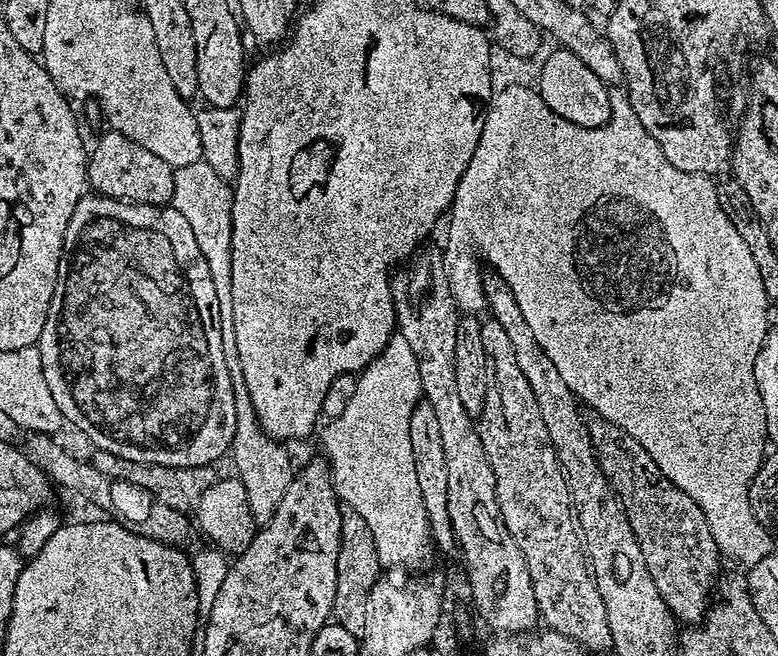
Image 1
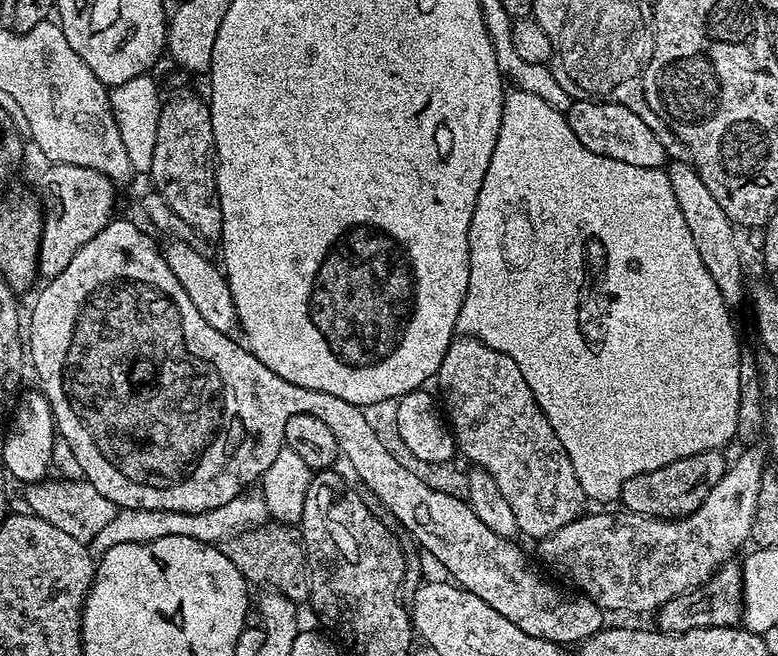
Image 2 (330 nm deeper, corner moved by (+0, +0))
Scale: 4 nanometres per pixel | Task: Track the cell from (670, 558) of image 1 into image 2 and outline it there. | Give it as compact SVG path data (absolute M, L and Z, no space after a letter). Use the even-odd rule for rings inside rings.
M720 450L711 452L689 452L686 458L670 461L661 468L649 468L647 472L625 479L618 500L627 511L638 512L641 516L657 516L659 520L676 520L679 516L688 516L702 502L706 494L724 476L726 459Z

